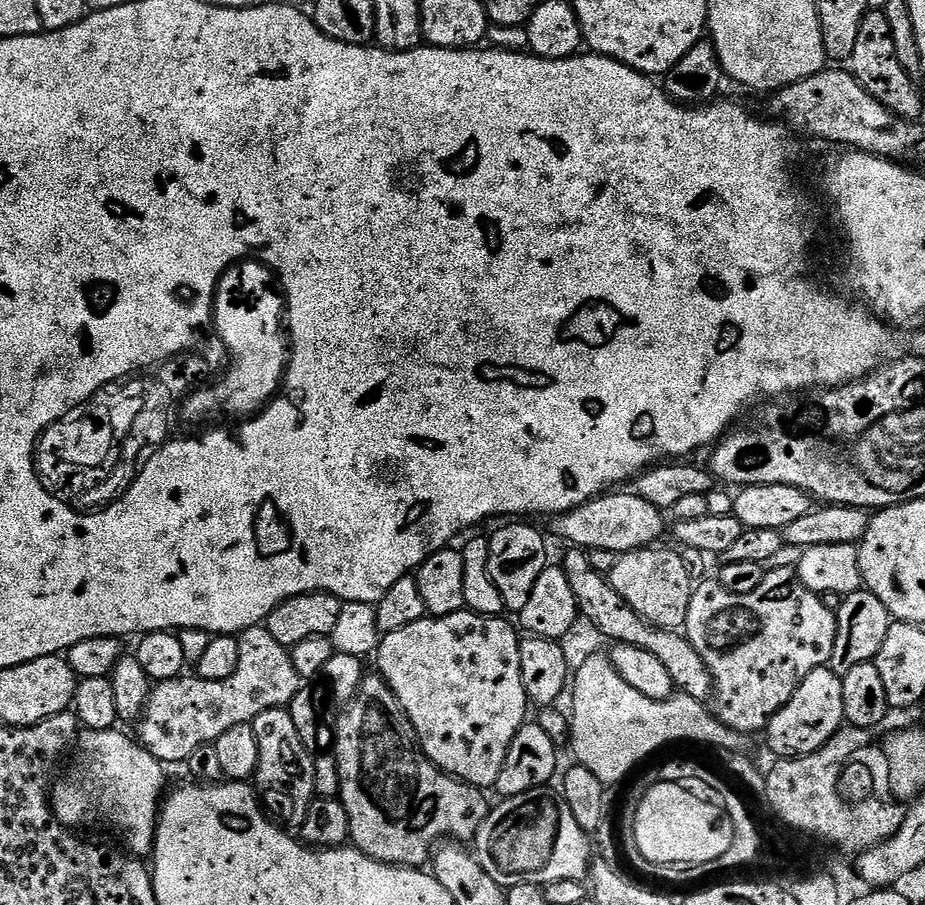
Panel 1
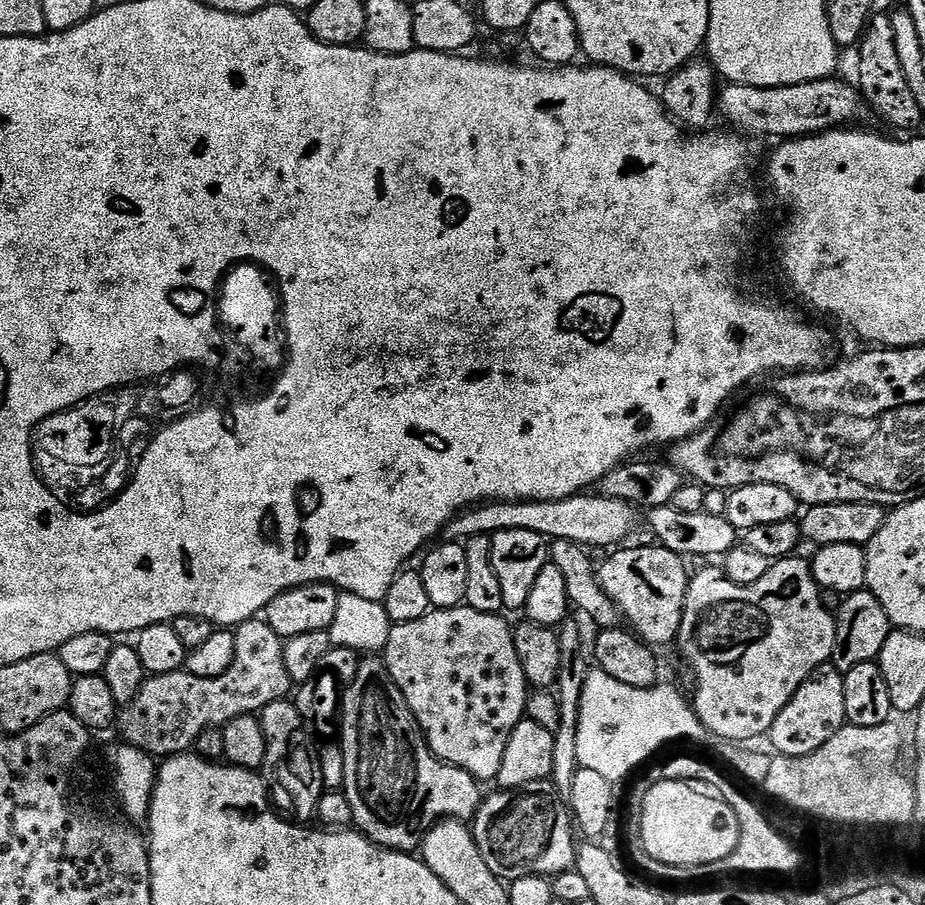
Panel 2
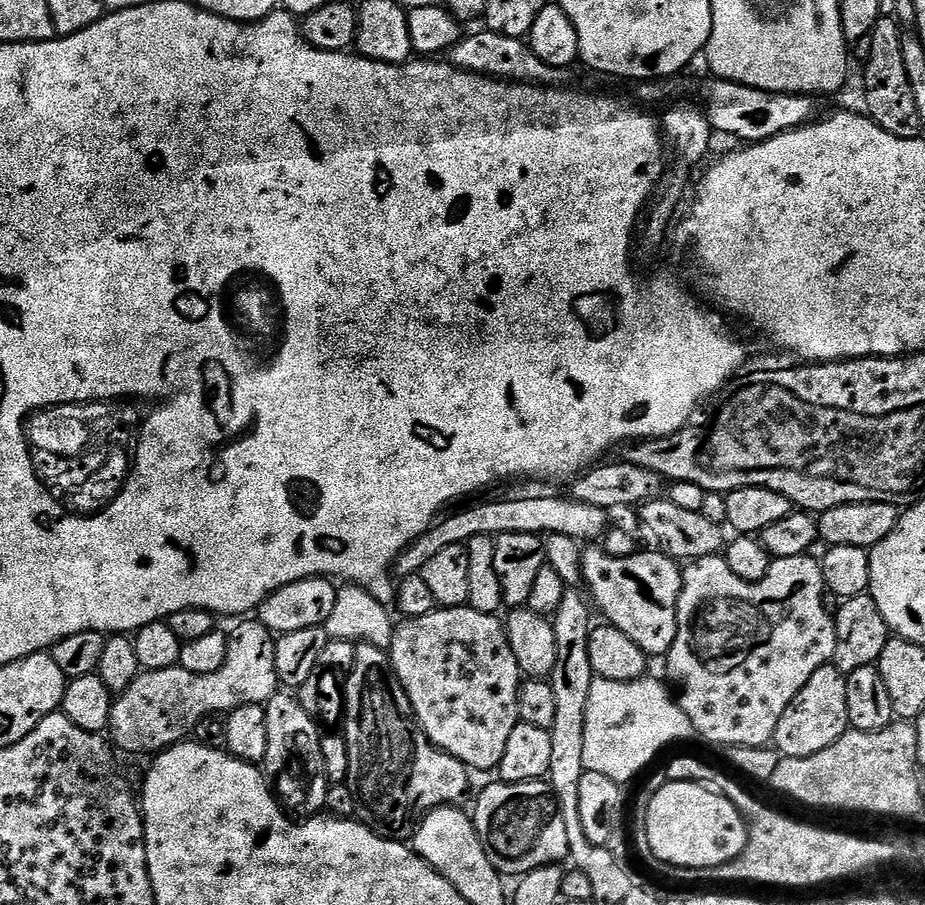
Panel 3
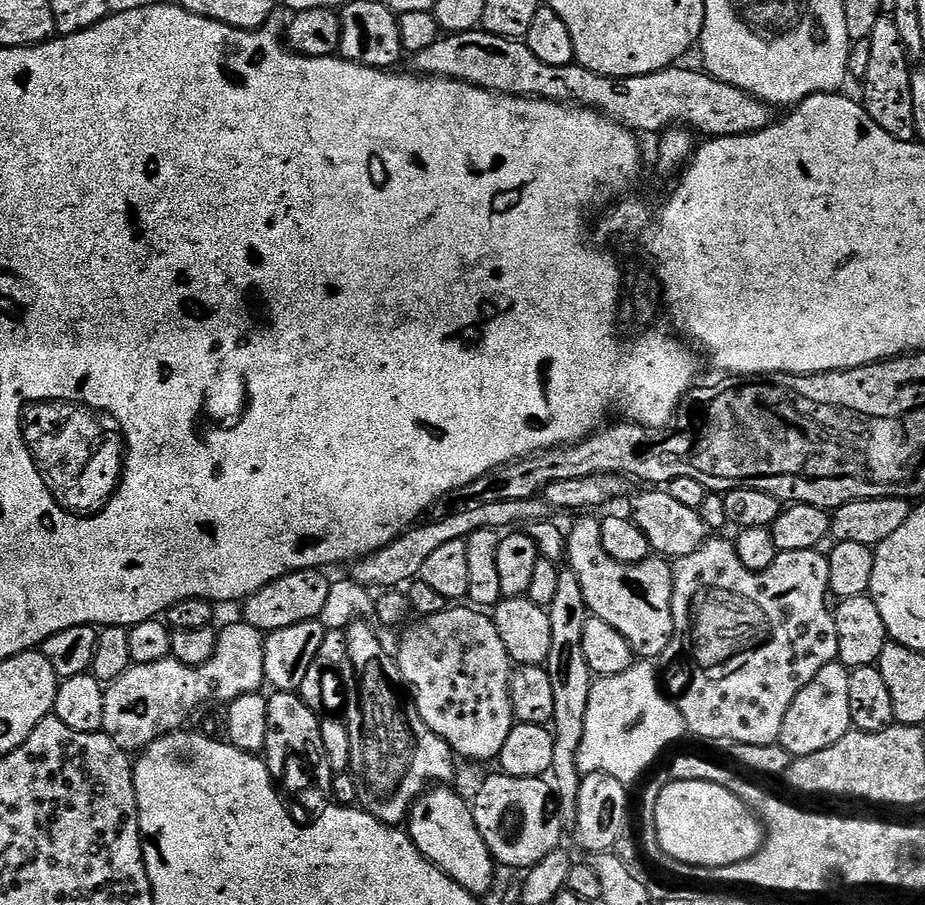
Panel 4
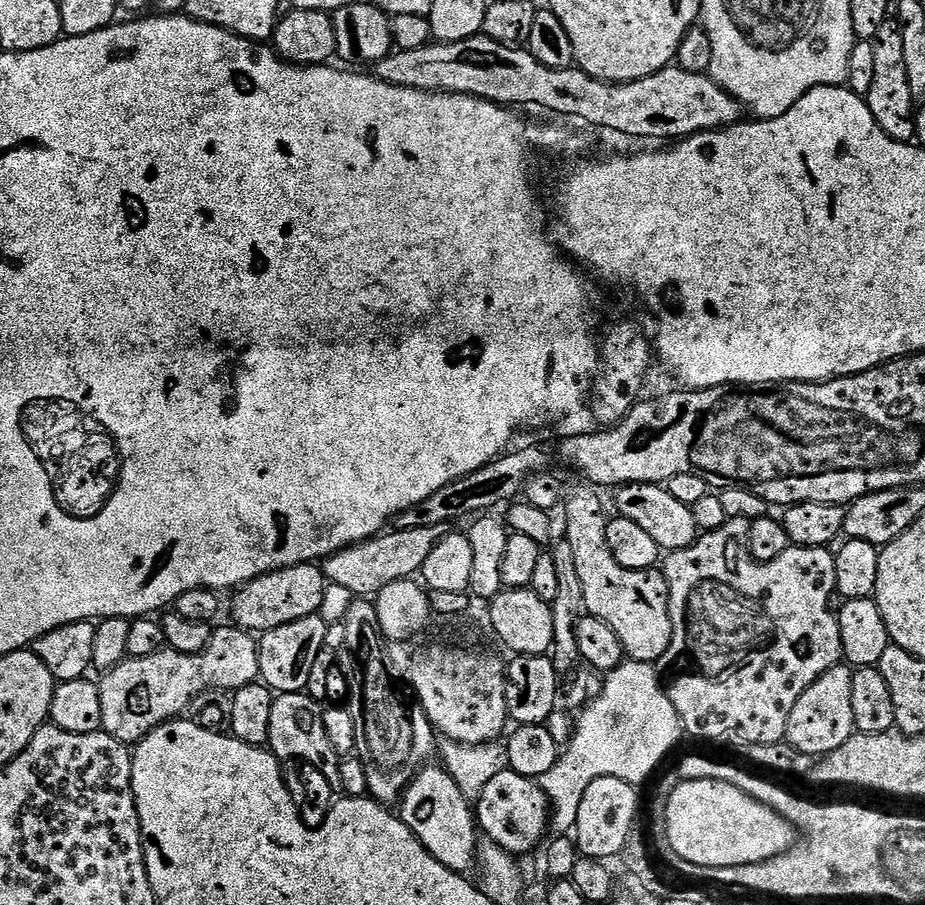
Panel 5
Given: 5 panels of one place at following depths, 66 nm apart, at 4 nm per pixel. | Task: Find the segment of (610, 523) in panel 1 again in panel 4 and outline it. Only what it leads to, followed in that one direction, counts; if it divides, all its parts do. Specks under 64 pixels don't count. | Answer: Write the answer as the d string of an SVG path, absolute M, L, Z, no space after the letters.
M540 498L523 500L522 502L493 502L490 506L478 506L478 510L452 512L448 516L435 518L436 520L430 521L429 524L417 523L382 550L355 561L351 565L350 576L352 580L369 590L375 590L375 588L378 588L377 590L396 590L417 579L422 565L430 558L430 554L434 554L441 546L446 546L446 542L467 540L470 534L487 528L508 530L513 526L527 526L533 521L548 520L549 516L550 509Z

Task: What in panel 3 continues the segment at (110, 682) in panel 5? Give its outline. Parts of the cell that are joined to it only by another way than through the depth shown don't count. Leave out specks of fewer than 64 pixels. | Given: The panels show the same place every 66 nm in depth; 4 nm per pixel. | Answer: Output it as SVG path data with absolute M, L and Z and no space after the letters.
M244 618L237 624L240 625L228 632L226 662L222 662L222 670L214 670L214 674L190 674L190 670L182 670L177 666L153 672L141 671L139 678L113 699L108 732L111 743L121 753L133 752L136 756L144 756L147 752L159 754L176 744L185 743L193 735L195 727L207 716L227 714L238 706L265 705L271 696L276 695L281 687L278 666L274 666L277 637L256 618Z

